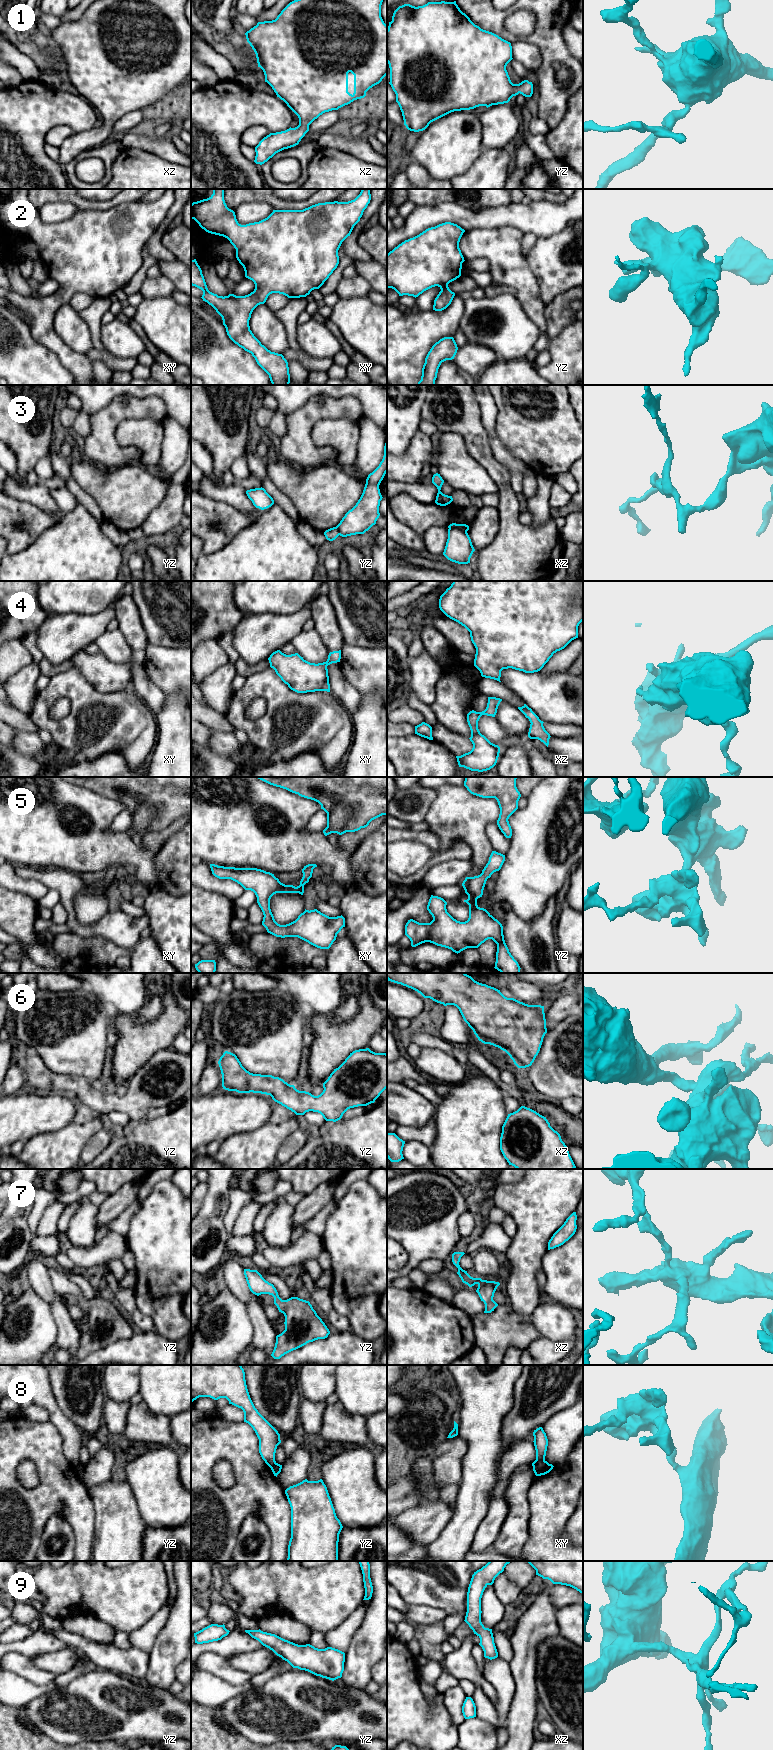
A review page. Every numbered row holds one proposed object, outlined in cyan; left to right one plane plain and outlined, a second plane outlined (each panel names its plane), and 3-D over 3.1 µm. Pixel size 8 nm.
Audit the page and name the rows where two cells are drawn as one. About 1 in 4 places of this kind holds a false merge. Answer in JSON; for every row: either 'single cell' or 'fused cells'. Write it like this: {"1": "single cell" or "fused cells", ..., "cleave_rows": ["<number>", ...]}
{"1": "single cell", "2": "single cell", "3": "fused cells", "4": "single cell", "5": "single cell", "6": "single cell", "7": "single cell", "8": "fused cells", "9": "single cell", "cleave_rows": ["3", "8"]}

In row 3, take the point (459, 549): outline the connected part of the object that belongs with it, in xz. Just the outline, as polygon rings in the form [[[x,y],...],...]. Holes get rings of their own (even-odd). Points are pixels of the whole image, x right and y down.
[[[457,528],[448,529],[448,539],[443,552],[448,560],[458,564],[468,564],[474,551],[467,532]]]

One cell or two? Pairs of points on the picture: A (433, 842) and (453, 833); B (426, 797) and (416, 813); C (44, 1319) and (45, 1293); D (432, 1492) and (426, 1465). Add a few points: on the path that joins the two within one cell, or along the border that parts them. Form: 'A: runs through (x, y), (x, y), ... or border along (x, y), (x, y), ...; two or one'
A: border along (428, 829), (437, 837), (442, 850), (461, 841); two
B: runs through (422, 801), (416, 809); one
C: border along (31, 1287), (50, 1305), (55, 1321); two
D: runs through (426, 1485), (426, 1472); one

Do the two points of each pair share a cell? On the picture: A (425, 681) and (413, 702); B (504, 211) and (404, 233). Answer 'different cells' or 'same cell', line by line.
A: different cells
B: same cell

